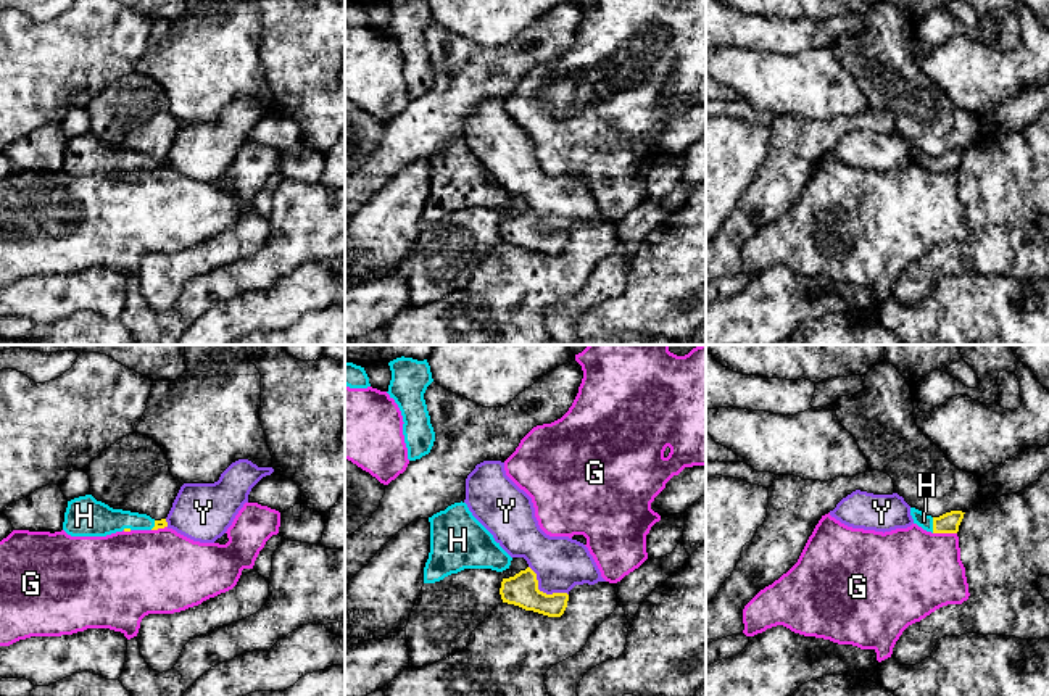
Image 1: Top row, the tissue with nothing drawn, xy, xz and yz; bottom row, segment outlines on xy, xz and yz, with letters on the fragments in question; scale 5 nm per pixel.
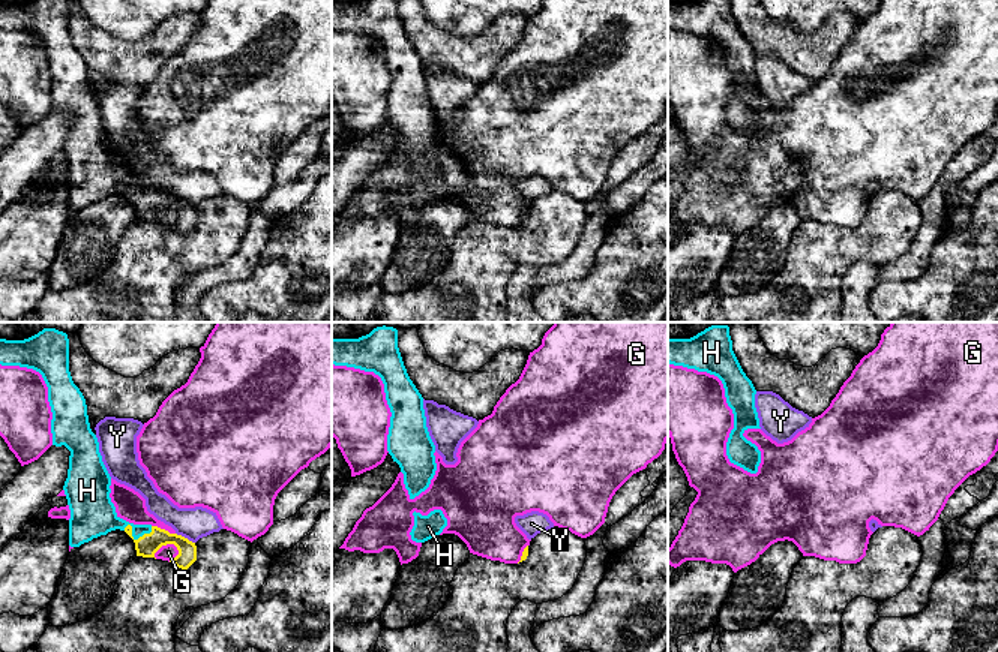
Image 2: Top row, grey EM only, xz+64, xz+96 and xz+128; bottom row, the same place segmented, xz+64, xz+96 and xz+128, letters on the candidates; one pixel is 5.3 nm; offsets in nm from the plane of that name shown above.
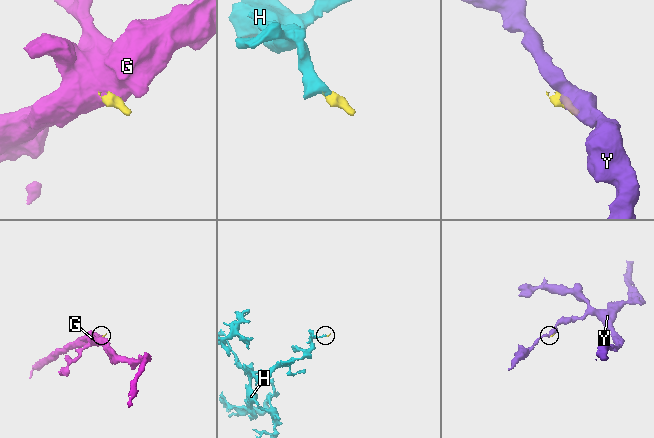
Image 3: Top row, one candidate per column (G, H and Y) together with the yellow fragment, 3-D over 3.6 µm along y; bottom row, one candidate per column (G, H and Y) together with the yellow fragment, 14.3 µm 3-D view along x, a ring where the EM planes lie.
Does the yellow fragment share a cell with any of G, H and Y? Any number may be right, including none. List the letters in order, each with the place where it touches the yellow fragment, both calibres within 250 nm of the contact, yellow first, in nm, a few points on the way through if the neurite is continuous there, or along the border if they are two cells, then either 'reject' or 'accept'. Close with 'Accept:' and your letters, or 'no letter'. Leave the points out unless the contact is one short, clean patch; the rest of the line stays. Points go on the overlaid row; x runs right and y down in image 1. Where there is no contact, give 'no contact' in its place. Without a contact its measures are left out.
G: contact yz (945, 532); calibres 100 and 420 nm; border yz (933, 532), (956, 534); reject
H: contact yz (933, 526); calibres 100 and 70 nm; way yz (948, 522), (933, 526), (924, 521); accept
Y: contact xz (542, 592); calibres 160 and 260 nm; reject
Accept: H

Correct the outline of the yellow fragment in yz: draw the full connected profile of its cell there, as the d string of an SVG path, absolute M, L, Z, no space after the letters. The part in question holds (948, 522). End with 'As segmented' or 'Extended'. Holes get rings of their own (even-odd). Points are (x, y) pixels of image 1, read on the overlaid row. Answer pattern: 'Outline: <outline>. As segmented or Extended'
Outline: M910 508L914 524L931 533L957 533L964 514L965 512L962 511L951 511L939 517L931 517L915 508Z. Extended

